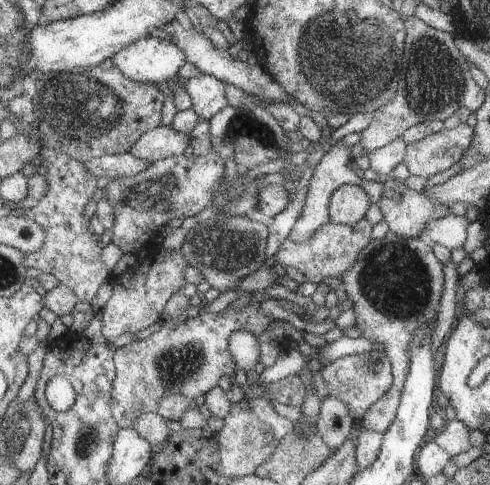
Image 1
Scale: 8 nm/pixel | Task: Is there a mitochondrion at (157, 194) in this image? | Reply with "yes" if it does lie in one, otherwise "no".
yes

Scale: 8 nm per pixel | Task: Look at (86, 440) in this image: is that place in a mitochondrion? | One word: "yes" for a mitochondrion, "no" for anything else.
yes

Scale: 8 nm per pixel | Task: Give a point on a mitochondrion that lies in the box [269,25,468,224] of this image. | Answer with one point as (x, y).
(431, 83)

